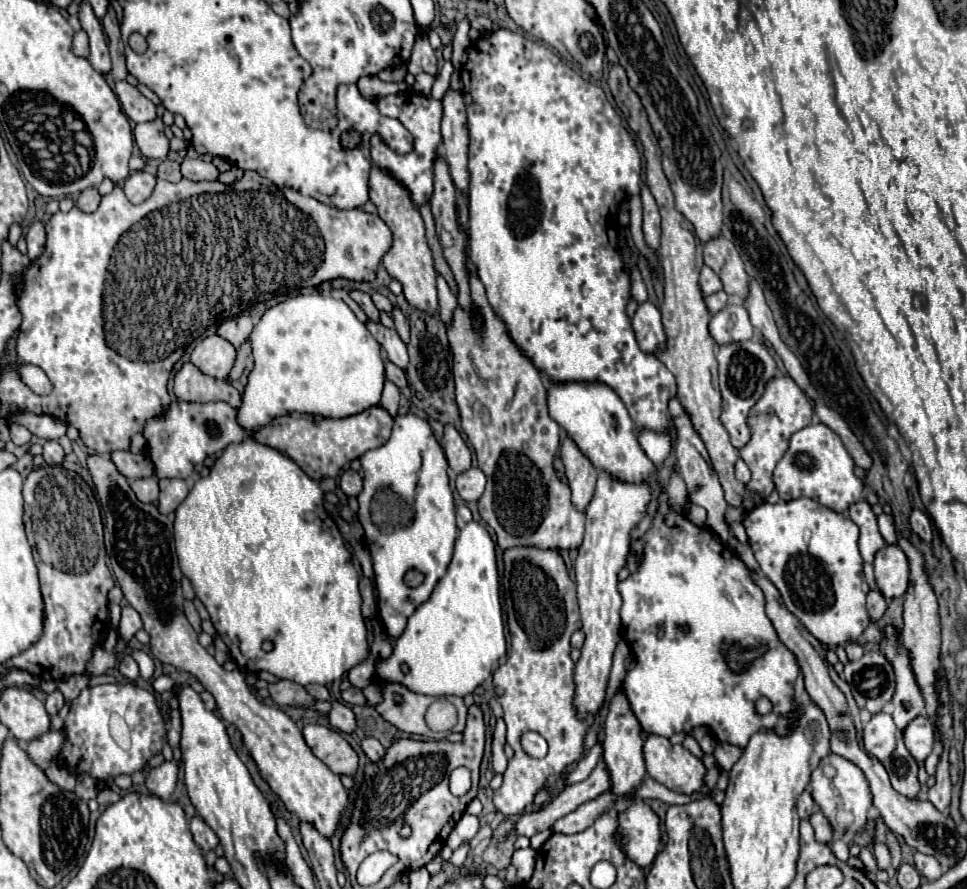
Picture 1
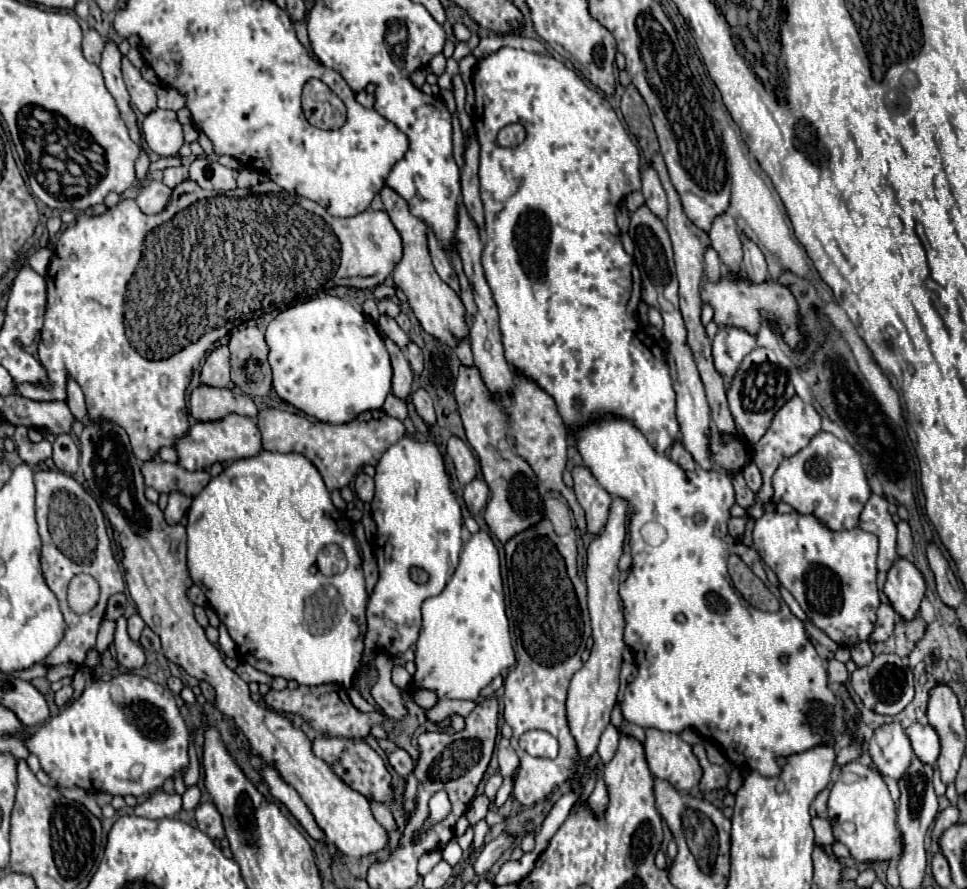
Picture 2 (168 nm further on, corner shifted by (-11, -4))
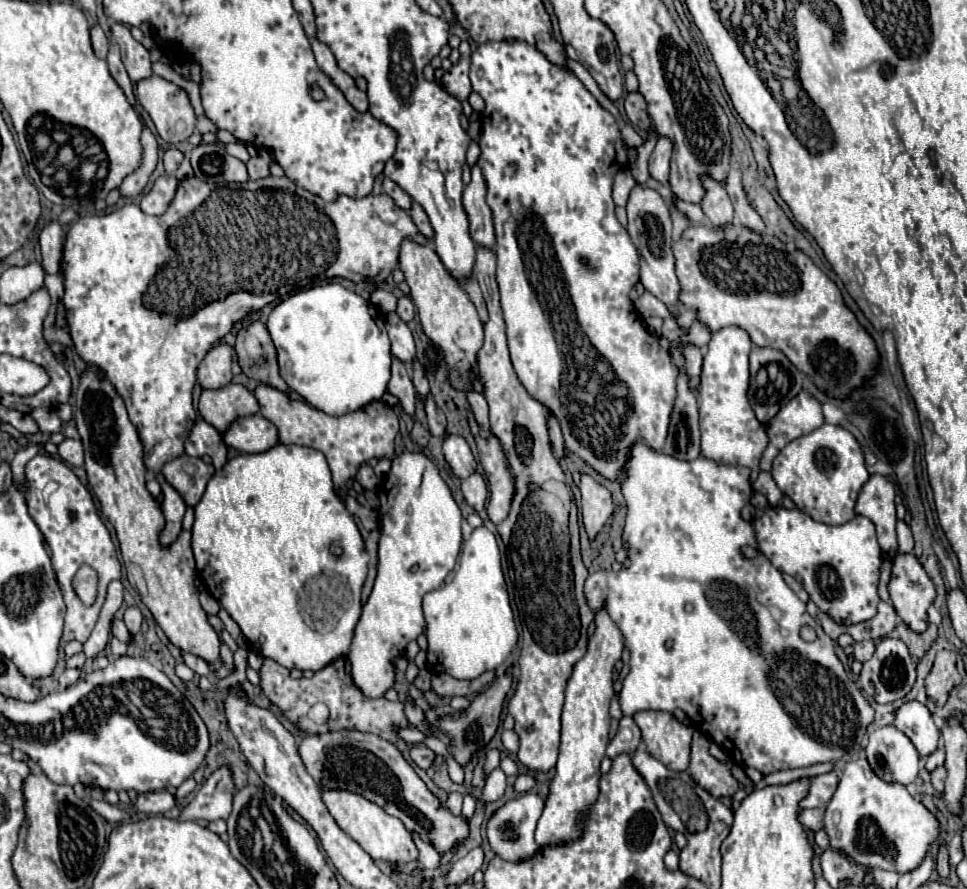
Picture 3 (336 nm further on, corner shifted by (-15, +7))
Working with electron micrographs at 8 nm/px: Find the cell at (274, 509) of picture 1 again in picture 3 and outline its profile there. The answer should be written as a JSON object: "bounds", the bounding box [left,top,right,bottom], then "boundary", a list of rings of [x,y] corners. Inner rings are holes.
{"bounds":[193,445,367,671],"boundary":[[[275,445],[273,449],[265,453],[255,455],[237,455],[227,465],[217,471],[211,481],[207,483],[207,489],[203,493],[203,499],[195,507],[195,523],[193,523],[193,553],[197,561],[197,573],[203,579],[205,587],[209,587],[211,593],[215,593],[215,599],[221,603],[221,607],[233,617],[233,621],[241,627],[243,635],[247,637],[253,651],[261,653],[263,657],[269,657],[277,661],[279,665],[287,669],[301,669],[301,671],[319,671],[337,657],[345,657],[349,653],[349,645],[353,639],[353,629],[361,615],[361,587],[367,577],[367,551],[363,545],[363,537],[353,521],[353,515],[345,509],[343,501],[335,495],[331,471],[327,467],[327,461],[323,453],[311,447],[301,445]],[[331,545],[341,545],[343,553],[333,555]]]}

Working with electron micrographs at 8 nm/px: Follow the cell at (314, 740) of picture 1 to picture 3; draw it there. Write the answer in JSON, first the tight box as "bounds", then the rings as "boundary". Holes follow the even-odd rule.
{"bounds":[299,731,469,855],"boundary":[[[333,731],[321,735],[307,735],[299,743],[299,757],[307,773],[323,789],[353,791],[367,801],[379,805],[385,813],[403,821],[409,833],[415,833],[421,841],[433,845],[441,855],[453,849],[457,843],[465,843],[469,837],[469,823],[463,815],[453,815],[445,809],[437,795],[433,795],[413,767],[405,761],[401,751],[373,735],[361,731]]]}

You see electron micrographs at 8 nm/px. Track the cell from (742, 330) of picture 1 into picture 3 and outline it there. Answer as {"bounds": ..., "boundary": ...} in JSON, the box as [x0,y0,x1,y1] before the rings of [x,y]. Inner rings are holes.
{"bounds":[697,327,769,483],"boundary":[[[725,327],[713,333],[709,349],[703,357],[701,387],[697,391],[699,401],[699,425],[701,425],[701,455],[711,461],[723,461],[723,465],[743,465],[751,469],[751,483],[759,475],[759,459],[769,443],[765,425],[761,425],[747,399],[749,389],[749,351],[753,343],[749,335],[739,327]]]}

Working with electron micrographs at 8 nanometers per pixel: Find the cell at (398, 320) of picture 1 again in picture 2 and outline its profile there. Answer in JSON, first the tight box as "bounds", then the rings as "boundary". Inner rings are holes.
{"bounds":[407,342,423,374],"boundary":[[[415,342],[407,344],[407,358],[409,358],[409,364],[415,370],[415,374],[419,374],[423,370],[423,354]]]}

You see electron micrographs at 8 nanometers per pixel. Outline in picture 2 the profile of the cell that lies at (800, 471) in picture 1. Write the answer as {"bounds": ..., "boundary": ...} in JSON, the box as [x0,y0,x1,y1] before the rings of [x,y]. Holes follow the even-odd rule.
{"bounds":[773,432,871,530],"boundary":[[[819,432],[809,446],[781,462],[773,476],[775,502],[787,502],[801,514],[815,514],[831,530],[855,528],[871,496],[861,456],[855,448],[829,432]]]}

